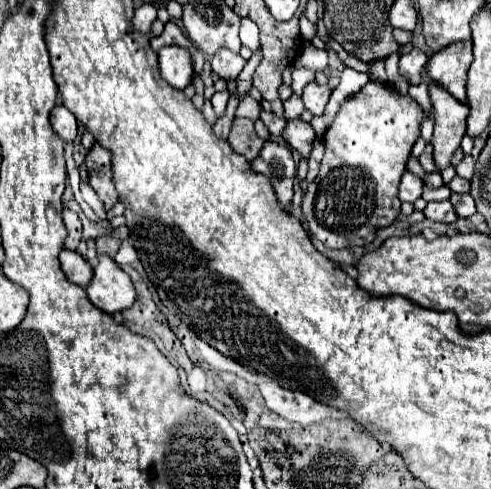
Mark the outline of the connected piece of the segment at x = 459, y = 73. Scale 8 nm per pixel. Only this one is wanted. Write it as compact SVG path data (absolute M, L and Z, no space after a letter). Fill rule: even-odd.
M471 43L447 45L447 49L441 49L429 59L423 77L449 91L457 101L465 103L465 83L471 61L473 61Z

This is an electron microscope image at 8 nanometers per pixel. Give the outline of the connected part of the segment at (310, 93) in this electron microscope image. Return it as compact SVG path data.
M311 81L311 83L303 89L305 109L311 111L313 117L323 115L325 105L327 105L327 101L329 101L329 95L331 95L331 89L329 89L327 85L317 85L317 83Z

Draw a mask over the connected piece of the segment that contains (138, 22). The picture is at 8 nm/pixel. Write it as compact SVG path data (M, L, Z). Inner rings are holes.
M143 3L139 9L135 9L135 15L133 15L133 27L137 31L143 31L149 39L153 37L151 35L151 23L157 19L157 9L153 5L147 5Z

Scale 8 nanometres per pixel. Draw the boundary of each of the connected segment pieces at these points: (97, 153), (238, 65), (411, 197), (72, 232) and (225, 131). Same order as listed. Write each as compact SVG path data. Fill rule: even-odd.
M95 143L87 151L87 171L89 171L91 187L95 189L99 201L103 201L105 211L109 211L119 201L117 189L113 185L113 177L111 177L111 151Z
M219 49L219 53L215 53L211 59L211 67L221 79L237 77L243 71L245 63L247 61L239 53L231 53L229 49Z
M405 171L403 177L401 177L401 185L399 185L399 199L401 199L401 201L415 203L415 201L421 197L421 191L423 191L421 179L415 177L413 173Z
M63 209L63 223L67 229L67 239L65 239L65 249L75 249L77 243L81 241L81 221L77 213Z
M231 97L229 99L229 103L227 103L227 111L225 111L225 115L223 117L219 117L217 119L217 123L213 125L213 131L215 131L215 135L219 137L219 139L227 139L227 135L229 135L229 129L231 129L231 123L233 123L233 119L235 119L235 109L237 109L237 105L239 105L239 101L237 101L237 97Z

